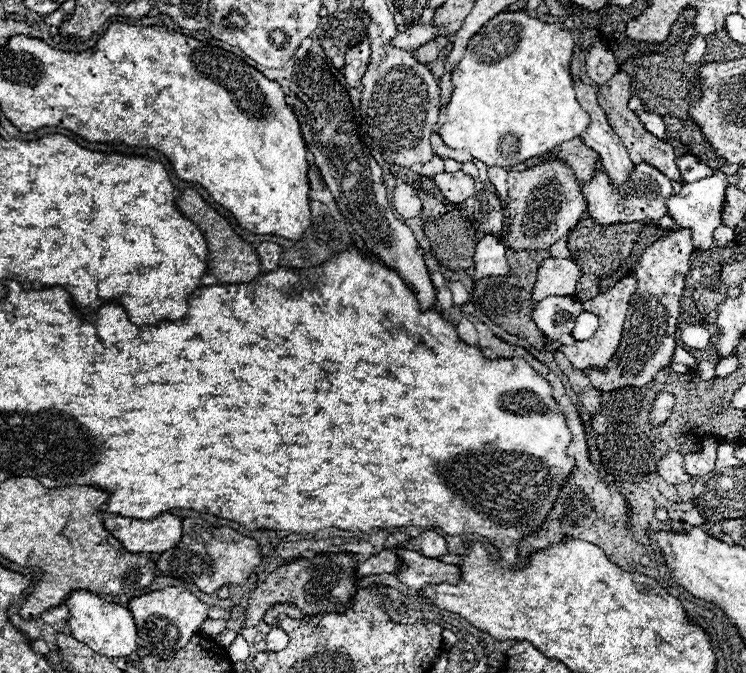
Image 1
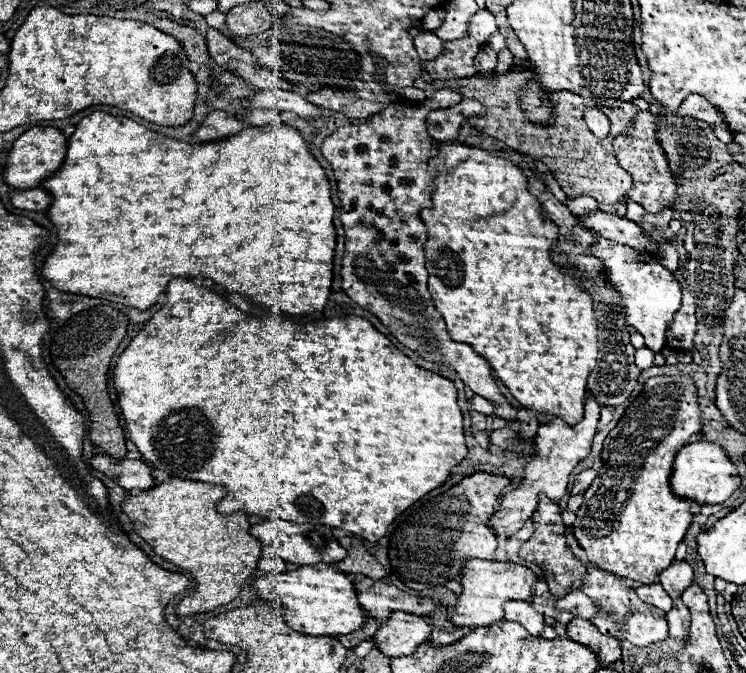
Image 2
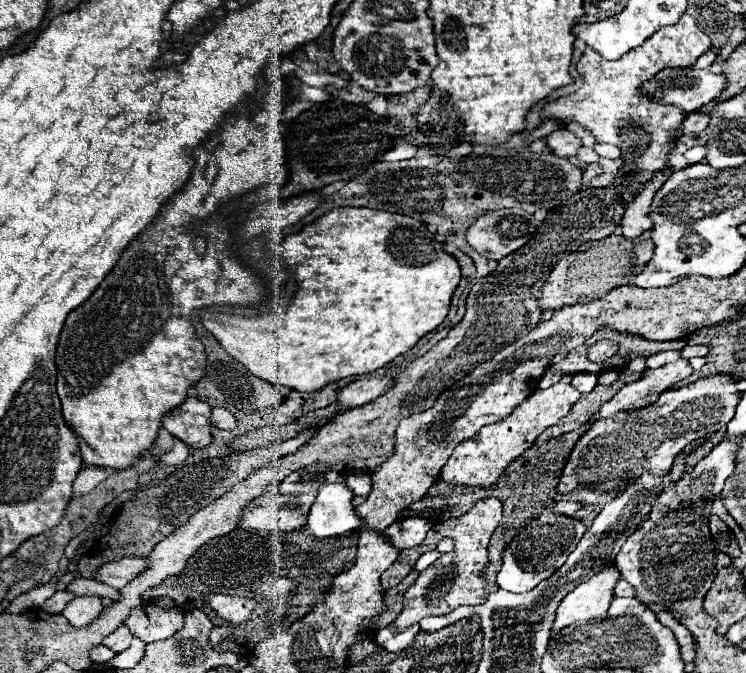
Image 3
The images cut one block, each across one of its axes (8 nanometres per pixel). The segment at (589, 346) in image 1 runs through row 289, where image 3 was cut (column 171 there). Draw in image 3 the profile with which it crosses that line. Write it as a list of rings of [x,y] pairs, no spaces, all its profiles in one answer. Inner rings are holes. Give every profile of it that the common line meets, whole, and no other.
[[[138,606],[132,610],[132,616],[124,624],[130,628],[130,632],[136,638],[150,644],[174,636],[184,624],[184,614],[178,610],[166,612],[158,606],[148,606],[148,614],[146,614],[146,608]]]

